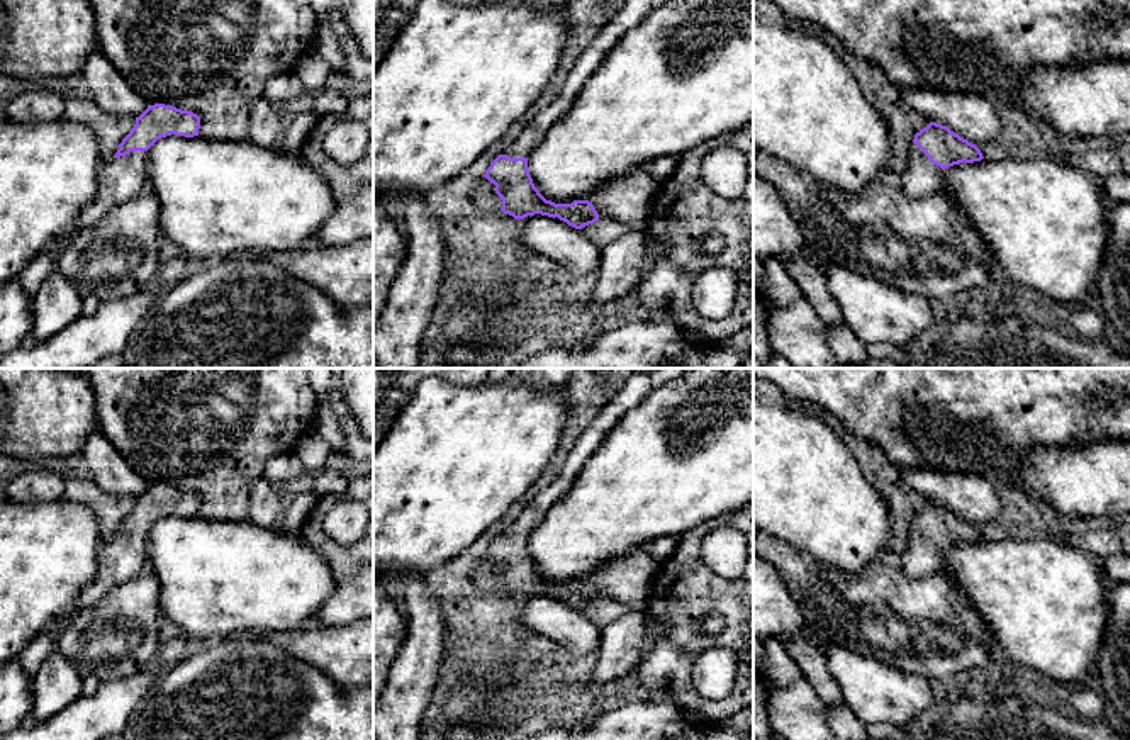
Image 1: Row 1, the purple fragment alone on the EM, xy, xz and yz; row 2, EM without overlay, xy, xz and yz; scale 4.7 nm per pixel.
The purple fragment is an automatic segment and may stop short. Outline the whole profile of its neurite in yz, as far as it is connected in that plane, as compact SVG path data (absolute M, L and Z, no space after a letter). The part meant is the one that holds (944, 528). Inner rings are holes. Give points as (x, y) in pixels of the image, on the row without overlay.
M930 502L908 524L908 540L901 552L903 570L911 579L948 574L943 550L959 543L981 541L981 530L947 506Z

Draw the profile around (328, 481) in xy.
M324 467L314 477L312 492L317 497L329 496L334 499L341 499L341 497L344 497L348 482L350 482L350 479L344 474L331 468L331 467Z

